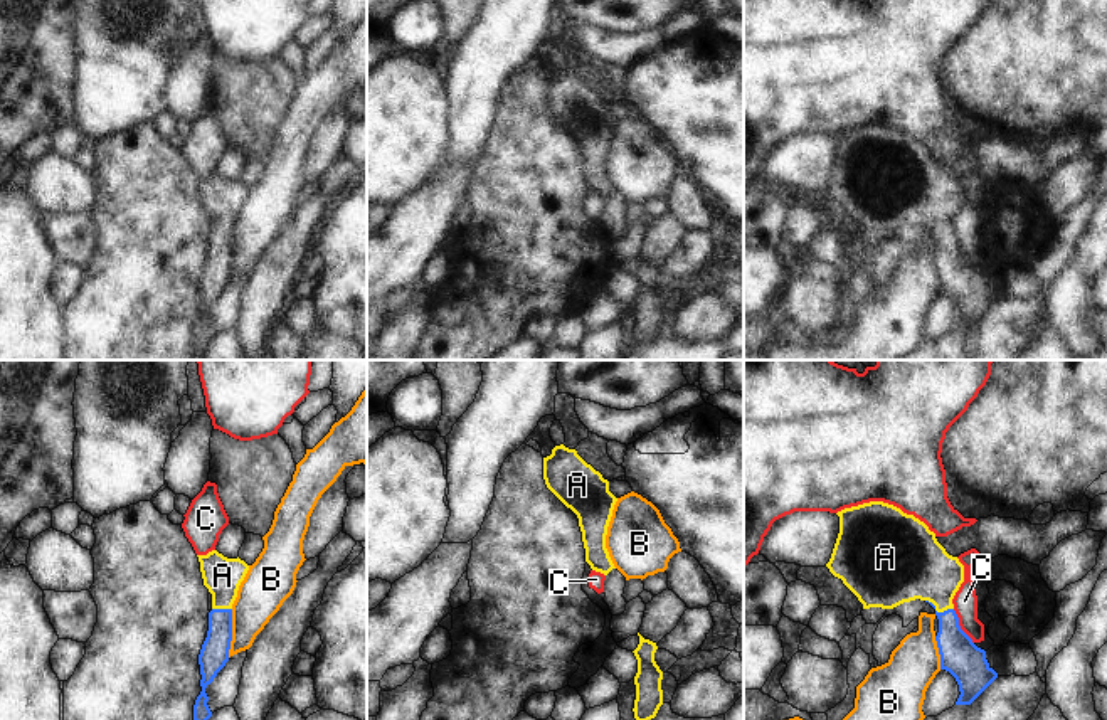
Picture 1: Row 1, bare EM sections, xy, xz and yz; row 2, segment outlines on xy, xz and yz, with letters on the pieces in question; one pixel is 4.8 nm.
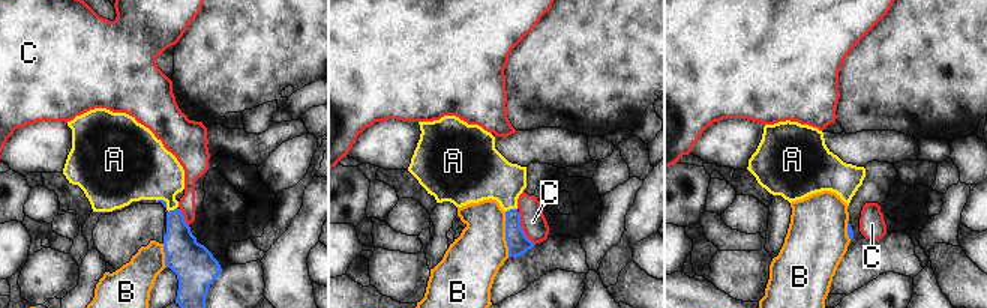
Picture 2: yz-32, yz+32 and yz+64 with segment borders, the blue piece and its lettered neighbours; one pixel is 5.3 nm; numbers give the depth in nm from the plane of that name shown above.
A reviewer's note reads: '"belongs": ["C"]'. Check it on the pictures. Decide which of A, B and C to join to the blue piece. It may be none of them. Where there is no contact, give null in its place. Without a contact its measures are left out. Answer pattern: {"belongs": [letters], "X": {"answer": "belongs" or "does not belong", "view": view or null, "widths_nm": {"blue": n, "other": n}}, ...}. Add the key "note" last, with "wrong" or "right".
{"belongs": ["A"], "A": {"answer": "belongs", "view": "yz", "widths_nm": {"blue": 180, "other": 300}}, "B": {"answer": "does not belong", "view": "xy", "widths_nm": {"blue": 140, "other": 220}}, "C": {"answer": "does not belong", "view": "yz", "widths_nm": {"blue": 180, "other": 120}}, "note": "wrong"}

